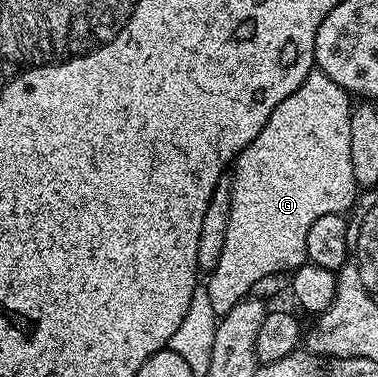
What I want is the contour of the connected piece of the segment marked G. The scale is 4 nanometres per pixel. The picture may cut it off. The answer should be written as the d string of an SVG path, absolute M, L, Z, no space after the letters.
M311 70L302 85L272 110L264 130L234 159L228 234L224 234L220 262L204 284L219 318L247 299L261 280L307 263L305 239L318 218L353 209L360 189L352 174L349 99L346 89L332 78Z

